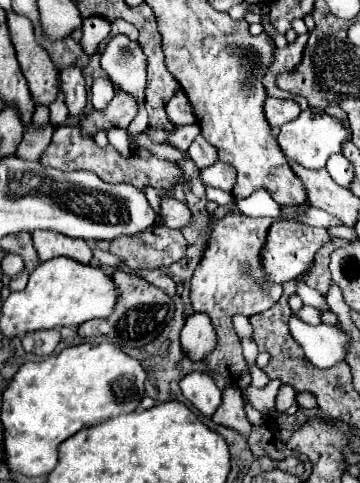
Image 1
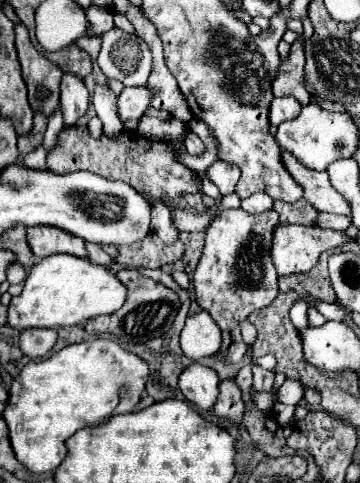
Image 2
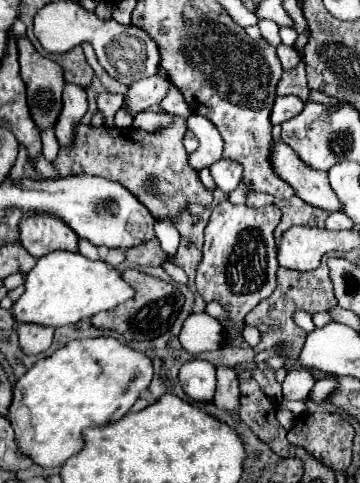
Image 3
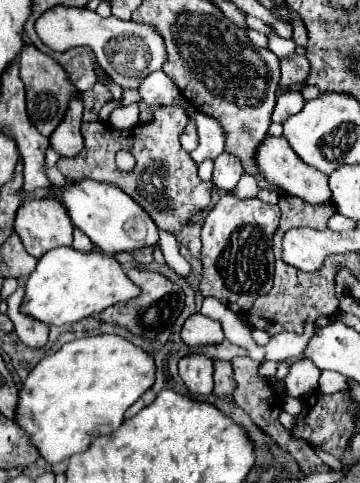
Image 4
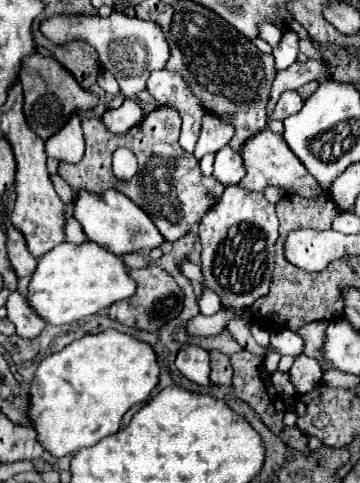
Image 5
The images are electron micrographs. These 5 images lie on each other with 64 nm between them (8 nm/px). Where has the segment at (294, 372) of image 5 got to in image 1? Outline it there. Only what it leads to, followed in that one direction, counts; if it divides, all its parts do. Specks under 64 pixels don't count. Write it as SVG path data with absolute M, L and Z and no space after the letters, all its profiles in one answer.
M284 384L284 386L280 386L280 392L278 392L278 396L276 396L276 410L278 412L284 412L286 408L290 408L290 406L294 406L296 404L296 388L292 388L290 384Z

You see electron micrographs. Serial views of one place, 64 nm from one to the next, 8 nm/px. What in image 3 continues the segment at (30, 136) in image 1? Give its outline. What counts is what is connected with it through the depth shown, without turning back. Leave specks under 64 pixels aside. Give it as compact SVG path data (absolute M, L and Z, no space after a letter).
M40 156L34 166L36 166L36 170L38 170L44 178L52 178L52 180L54 180L54 178L60 178L60 174L56 172L56 168L54 168L44 156Z

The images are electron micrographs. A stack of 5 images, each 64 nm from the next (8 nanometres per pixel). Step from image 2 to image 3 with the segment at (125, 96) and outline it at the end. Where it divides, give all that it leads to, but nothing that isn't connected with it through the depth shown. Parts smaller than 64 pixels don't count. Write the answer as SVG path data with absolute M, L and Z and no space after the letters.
M154 74L150 78L142 78L134 84L130 84L130 90L126 94L128 98L128 110L132 114L138 114L142 110L148 110L164 100L164 96L170 90L170 82L162 74Z

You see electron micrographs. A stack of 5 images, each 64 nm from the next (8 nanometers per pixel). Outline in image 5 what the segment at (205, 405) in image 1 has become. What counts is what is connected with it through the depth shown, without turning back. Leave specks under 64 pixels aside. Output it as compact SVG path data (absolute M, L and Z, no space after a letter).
M184 344L176 356L176 368L192 382L208 386L210 374L210 358L208 352L194 344Z

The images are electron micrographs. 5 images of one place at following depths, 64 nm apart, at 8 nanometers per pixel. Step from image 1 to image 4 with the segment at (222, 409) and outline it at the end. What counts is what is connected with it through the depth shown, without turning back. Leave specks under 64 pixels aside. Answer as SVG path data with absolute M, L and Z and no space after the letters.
M214 360L214 394L228 396L236 388L232 378L232 364L226 360Z

